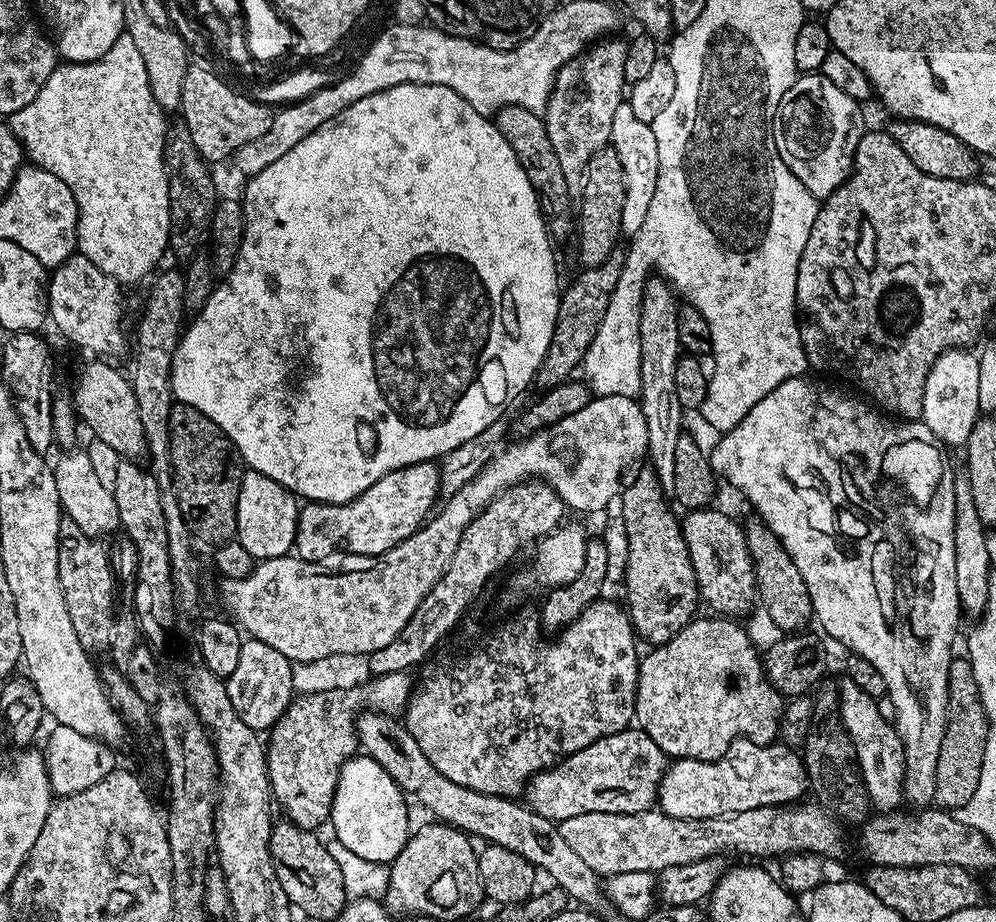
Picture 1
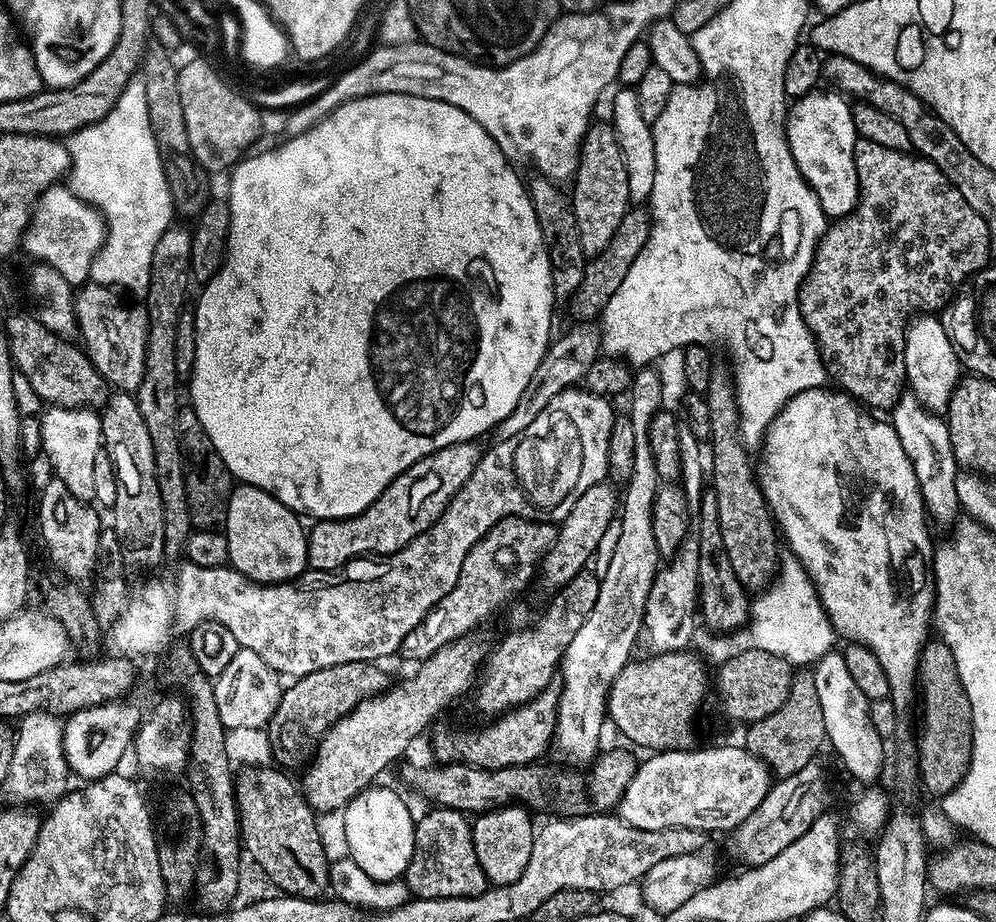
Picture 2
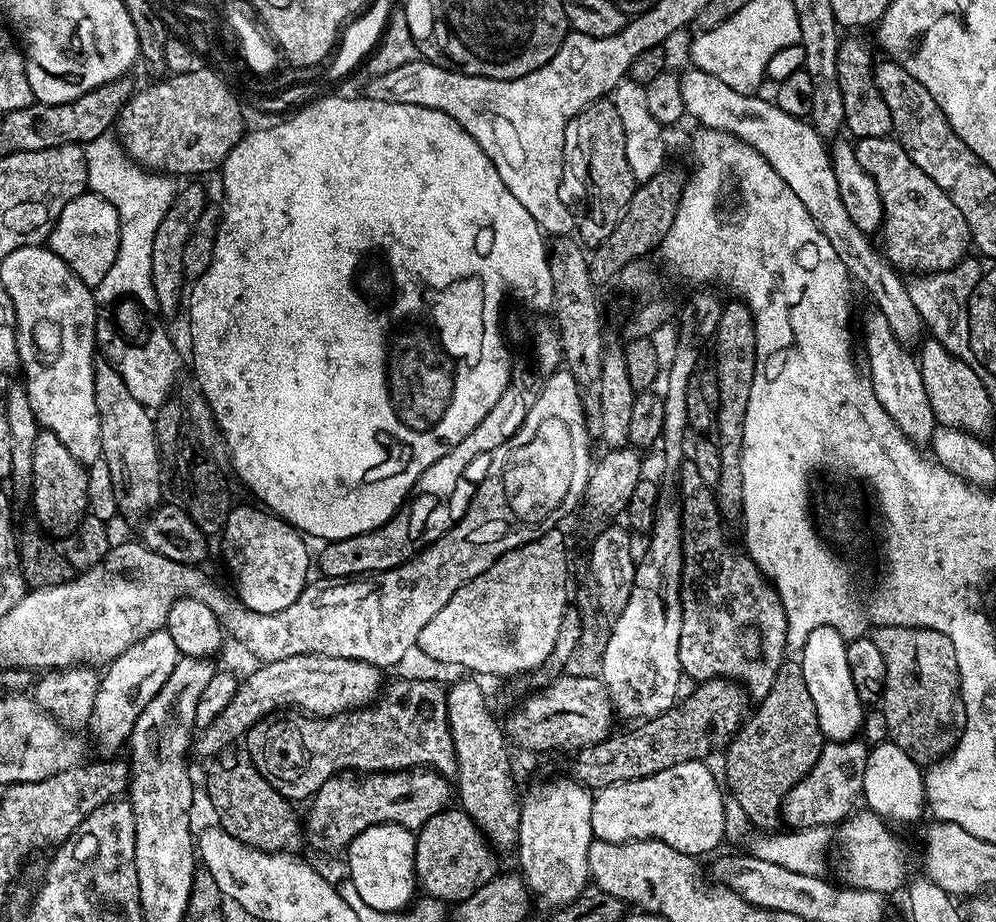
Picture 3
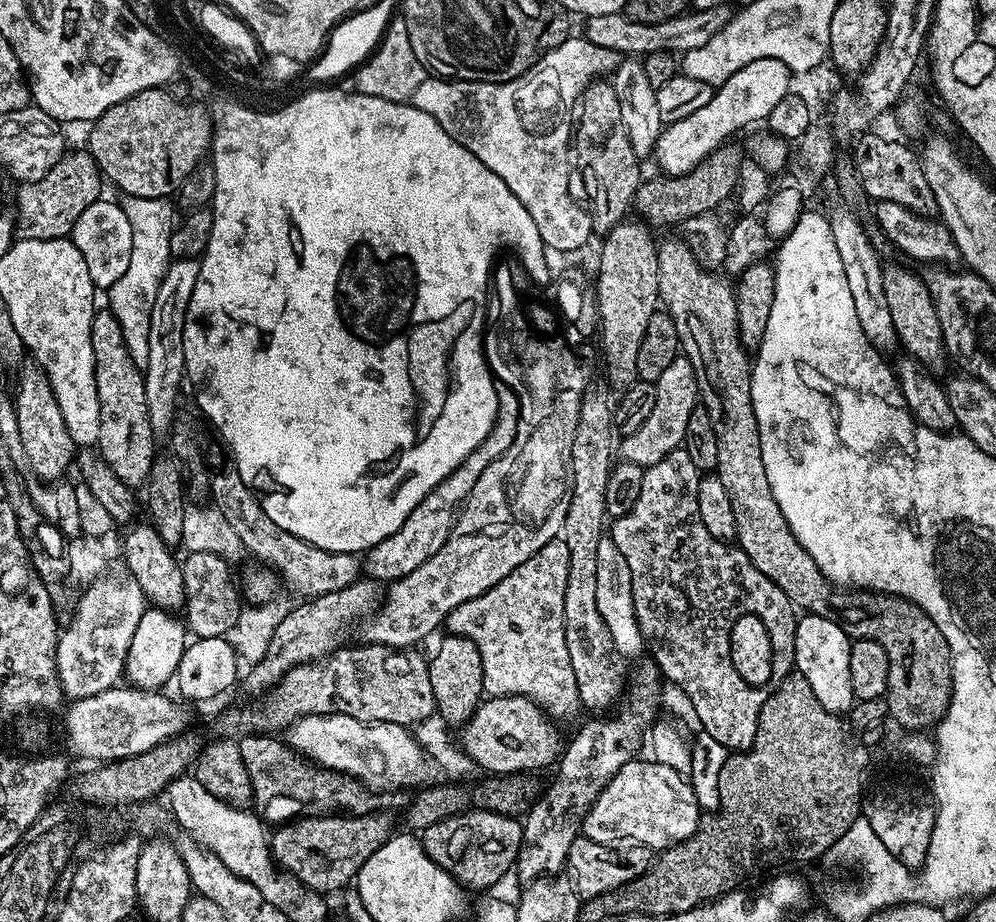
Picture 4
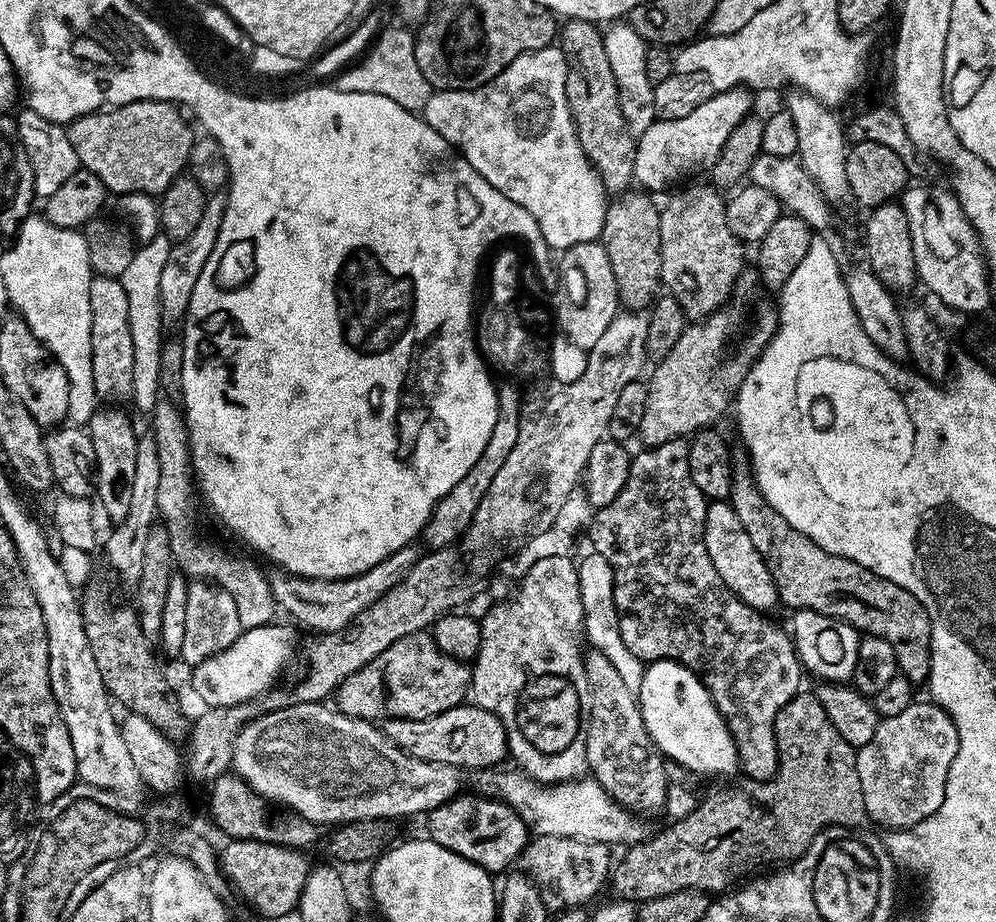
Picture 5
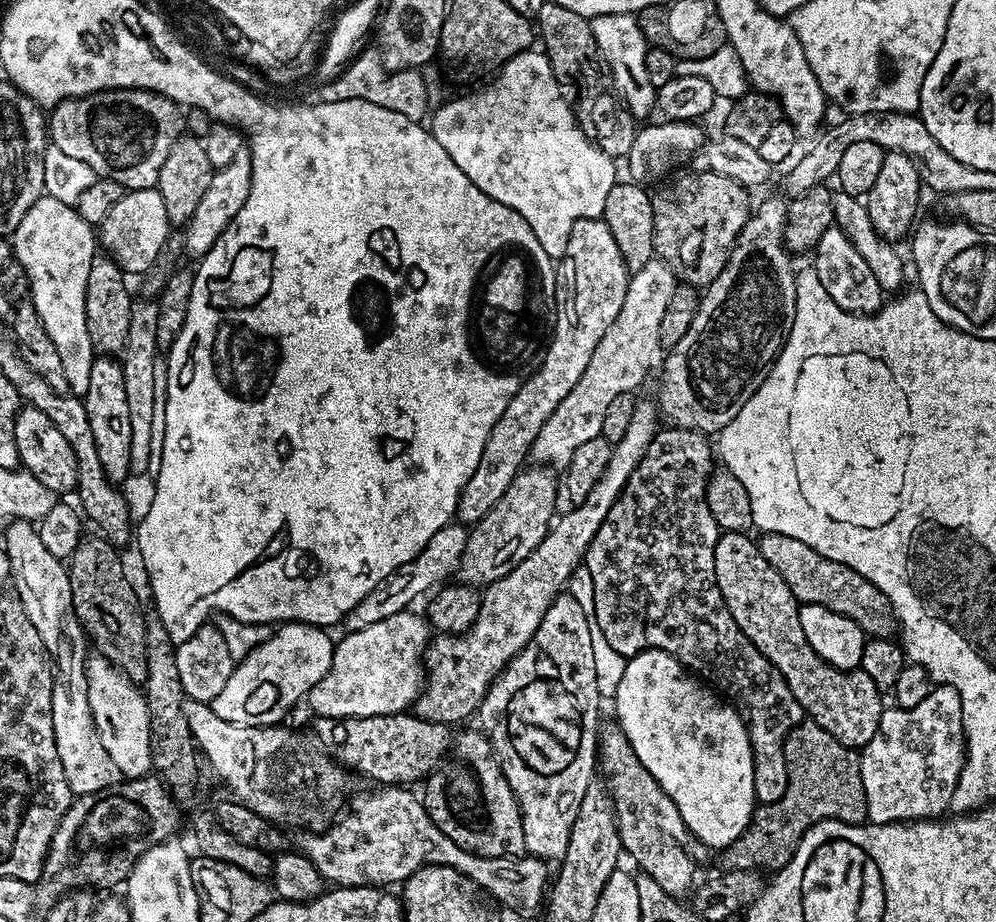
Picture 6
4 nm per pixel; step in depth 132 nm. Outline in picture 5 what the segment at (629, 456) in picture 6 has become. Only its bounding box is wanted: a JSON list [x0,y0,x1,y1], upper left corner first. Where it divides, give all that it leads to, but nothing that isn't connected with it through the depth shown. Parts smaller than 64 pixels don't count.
[334,631,472,720]

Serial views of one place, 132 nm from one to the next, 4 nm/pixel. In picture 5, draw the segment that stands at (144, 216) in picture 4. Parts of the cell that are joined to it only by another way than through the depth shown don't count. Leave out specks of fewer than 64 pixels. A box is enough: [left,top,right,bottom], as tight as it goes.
[119,234,173,414]

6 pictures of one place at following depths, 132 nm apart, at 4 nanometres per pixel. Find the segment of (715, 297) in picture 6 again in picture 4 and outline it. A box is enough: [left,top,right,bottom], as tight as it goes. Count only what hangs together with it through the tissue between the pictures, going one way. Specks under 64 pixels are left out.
[618,354,698,469]

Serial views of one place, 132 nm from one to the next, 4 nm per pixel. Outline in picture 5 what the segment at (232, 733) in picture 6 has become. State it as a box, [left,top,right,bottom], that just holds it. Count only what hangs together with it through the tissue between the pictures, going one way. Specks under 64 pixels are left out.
[232,702,461,826]

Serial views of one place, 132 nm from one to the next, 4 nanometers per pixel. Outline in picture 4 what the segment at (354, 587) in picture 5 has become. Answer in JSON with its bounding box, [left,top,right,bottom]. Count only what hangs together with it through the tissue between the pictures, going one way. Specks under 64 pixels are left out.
[209,458,362,598]

